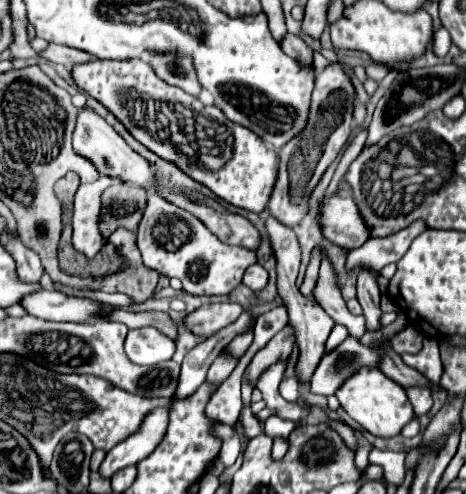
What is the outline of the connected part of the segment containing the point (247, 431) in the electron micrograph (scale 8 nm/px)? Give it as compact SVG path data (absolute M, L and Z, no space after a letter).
M250 405L242 408L239 420L243 425L244 434L248 439L252 439L261 434L261 427L258 420L252 414Z

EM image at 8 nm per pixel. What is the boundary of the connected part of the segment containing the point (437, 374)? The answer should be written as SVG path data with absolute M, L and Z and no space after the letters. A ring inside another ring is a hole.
M424 338L424 348L418 354L402 354L402 360L408 366L416 368L420 374L424 374L424 378L430 380L430 384L440 384L442 362L440 362L436 338Z

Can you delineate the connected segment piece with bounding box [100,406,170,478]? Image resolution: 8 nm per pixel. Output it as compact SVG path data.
M154 408L144 420L138 432L134 432L132 436L128 436L124 442L120 442L118 446L114 446L102 466L100 466L100 474L104 478L112 478L114 472L138 464L140 460L148 458L156 446L160 444L160 440L164 438L164 432L168 428L168 412L170 408Z

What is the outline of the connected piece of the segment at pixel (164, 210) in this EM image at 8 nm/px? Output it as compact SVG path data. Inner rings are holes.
M156 194L148 196L144 216L134 234L144 266L160 272L162 276L178 278L184 290L192 296L222 296L232 292L242 284L246 268L256 262L254 250L220 242L196 216Z

